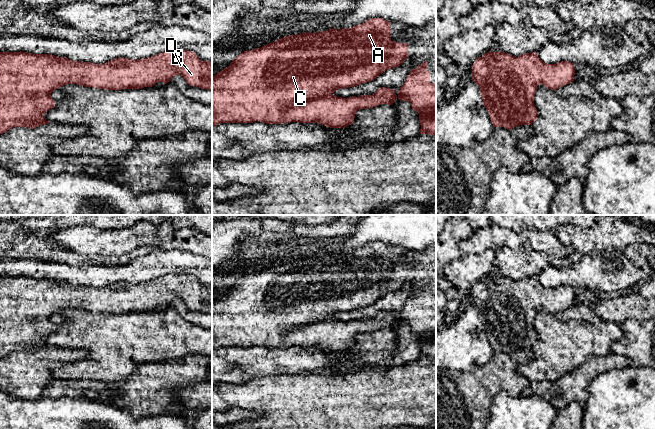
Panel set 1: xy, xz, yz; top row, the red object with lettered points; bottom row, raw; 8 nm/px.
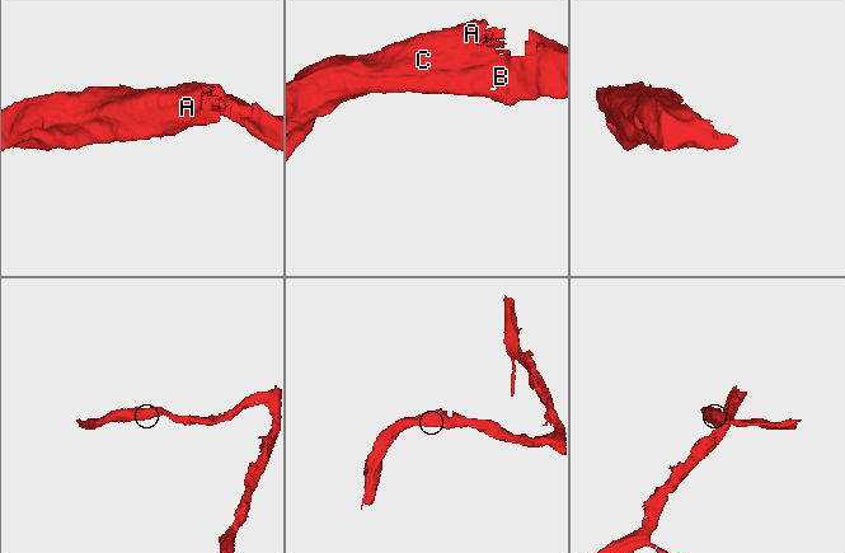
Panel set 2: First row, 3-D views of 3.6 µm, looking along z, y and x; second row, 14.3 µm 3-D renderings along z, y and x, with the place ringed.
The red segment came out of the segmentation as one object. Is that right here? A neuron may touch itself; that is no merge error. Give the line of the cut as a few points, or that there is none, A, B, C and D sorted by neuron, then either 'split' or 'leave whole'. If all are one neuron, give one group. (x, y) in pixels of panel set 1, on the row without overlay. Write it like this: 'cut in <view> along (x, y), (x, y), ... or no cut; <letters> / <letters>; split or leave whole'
no cut; A B C D; leave whole

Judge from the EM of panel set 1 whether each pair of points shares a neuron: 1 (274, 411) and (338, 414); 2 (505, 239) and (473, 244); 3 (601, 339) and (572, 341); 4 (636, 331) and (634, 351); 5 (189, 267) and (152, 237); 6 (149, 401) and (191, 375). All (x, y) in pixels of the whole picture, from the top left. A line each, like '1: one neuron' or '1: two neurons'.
1: one neuron
2: one neuron
3: one neuron
4: one neuron
5: two neurons
6: one neuron

